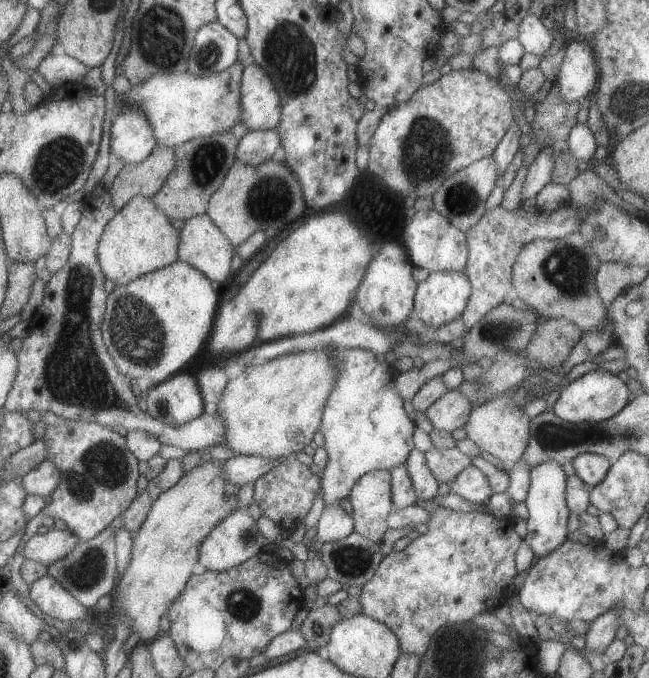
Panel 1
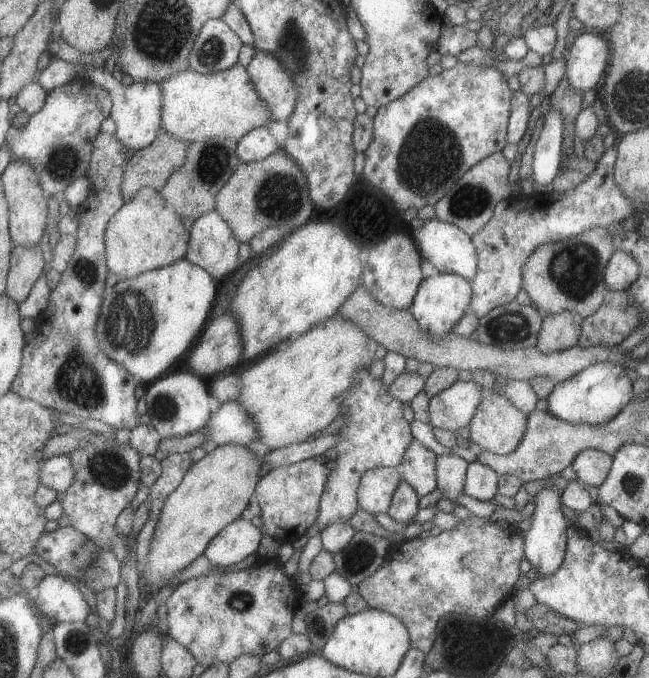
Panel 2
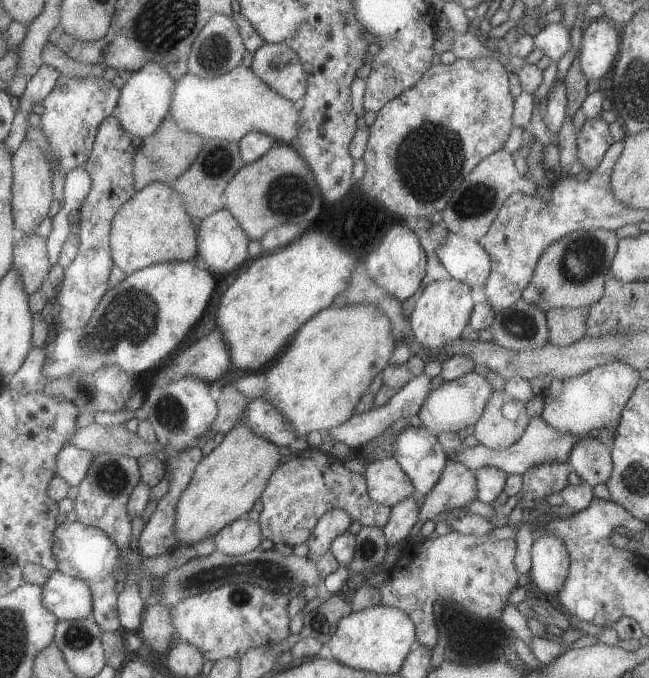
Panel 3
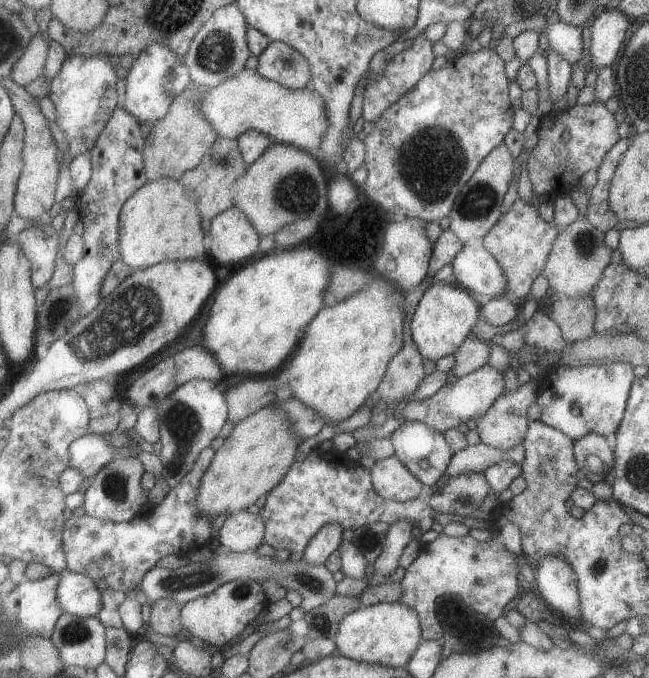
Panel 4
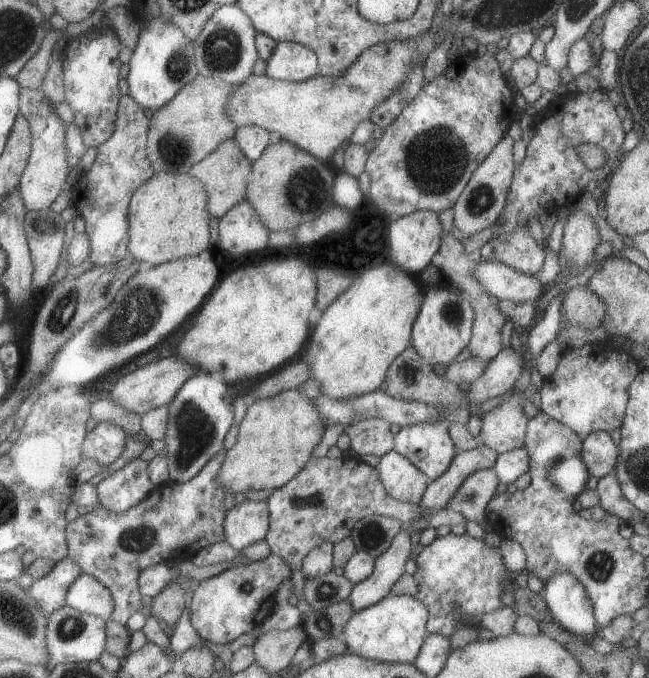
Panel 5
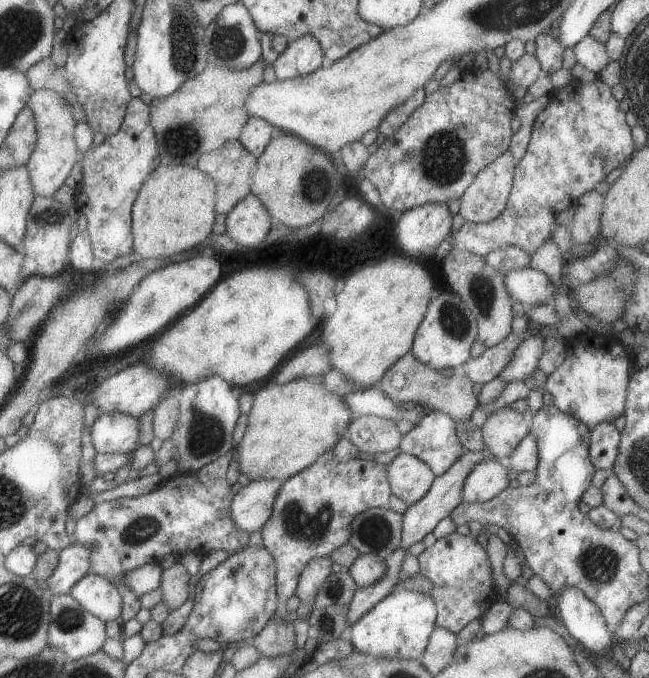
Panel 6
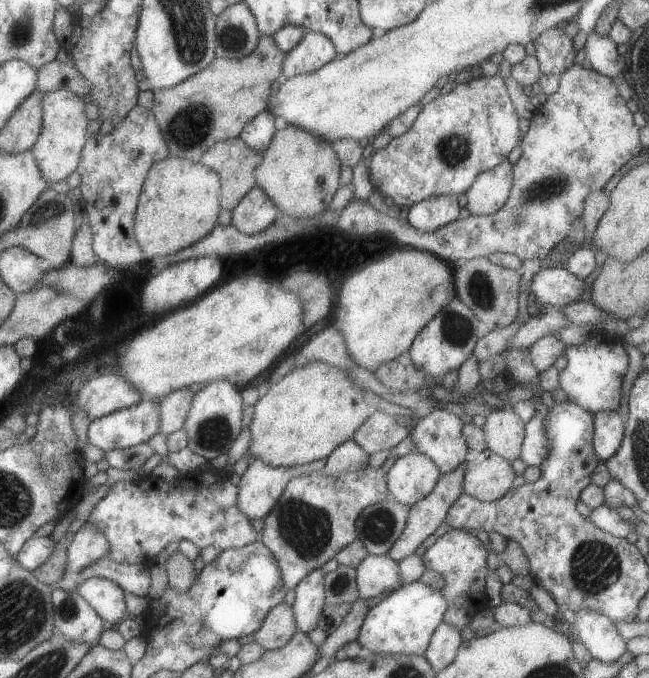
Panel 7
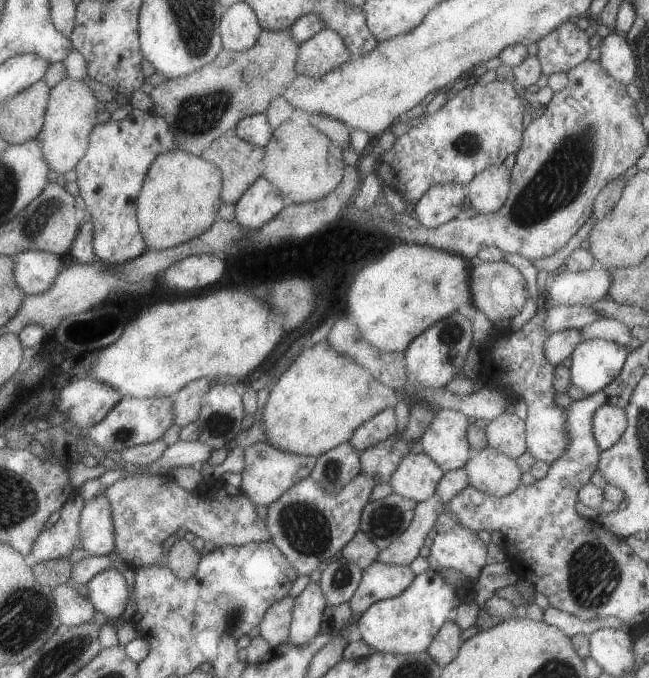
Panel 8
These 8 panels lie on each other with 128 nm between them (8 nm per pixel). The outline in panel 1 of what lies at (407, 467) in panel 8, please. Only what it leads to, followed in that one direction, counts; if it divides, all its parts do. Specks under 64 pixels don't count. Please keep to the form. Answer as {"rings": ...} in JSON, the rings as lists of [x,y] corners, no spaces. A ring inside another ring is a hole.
{"rings":[[[385,469],[366,472],[349,491],[354,531],[371,542],[381,543],[387,530],[387,515],[394,509],[390,497],[390,472]]]}

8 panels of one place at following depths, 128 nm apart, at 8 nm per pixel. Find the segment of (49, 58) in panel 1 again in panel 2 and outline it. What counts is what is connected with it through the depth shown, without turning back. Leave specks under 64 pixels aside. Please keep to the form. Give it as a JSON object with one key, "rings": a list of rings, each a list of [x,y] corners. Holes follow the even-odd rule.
{"rings":[[[51,57],[47,67],[38,72],[36,81],[46,93],[57,86],[63,86],[65,82],[75,78],[83,78],[89,80],[97,86],[101,86],[107,90],[107,94],[111,96],[110,118],[114,122],[114,136],[119,140],[119,144],[127,150],[141,150],[145,146],[149,146],[155,136],[159,134],[161,122],[161,86],[160,82],[133,82],[130,85],[123,85],[111,74],[107,74],[103,70],[102,65],[94,65],[94,63],[86,63],[79,61],[77,64],[69,64],[57,57]]]}

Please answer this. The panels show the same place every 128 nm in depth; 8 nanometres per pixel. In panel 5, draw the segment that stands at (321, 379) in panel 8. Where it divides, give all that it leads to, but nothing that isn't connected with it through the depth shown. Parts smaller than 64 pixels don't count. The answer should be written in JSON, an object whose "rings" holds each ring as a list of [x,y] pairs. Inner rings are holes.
{"rings":[[[293,388],[285,392],[269,396],[269,398],[255,398],[247,407],[243,420],[239,423],[239,430],[235,444],[226,449],[225,458],[217,472],[217,484],[223,491],[237,494],[243,493],[249,496],[250,491],[265,490],[265,488],[279,488],[288,480],[291,480],[299,470],[305,466],[305,462],[311,458],[311,452],[320,442],[325,426],[321,424],[321,416],[311,402],[311,398],[303,396],[299,388]]]}

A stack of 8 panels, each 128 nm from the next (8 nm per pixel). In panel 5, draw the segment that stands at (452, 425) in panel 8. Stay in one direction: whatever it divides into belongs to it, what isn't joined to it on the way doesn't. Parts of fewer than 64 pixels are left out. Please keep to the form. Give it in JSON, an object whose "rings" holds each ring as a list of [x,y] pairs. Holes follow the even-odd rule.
{"rings":[[[443,419],[401,427],[394,436],[392,449],[405,456],[419,472],[423,472],[429,478],[429,481],[447,470],[456,453],[455,444],[449,438],[448,423]]]}

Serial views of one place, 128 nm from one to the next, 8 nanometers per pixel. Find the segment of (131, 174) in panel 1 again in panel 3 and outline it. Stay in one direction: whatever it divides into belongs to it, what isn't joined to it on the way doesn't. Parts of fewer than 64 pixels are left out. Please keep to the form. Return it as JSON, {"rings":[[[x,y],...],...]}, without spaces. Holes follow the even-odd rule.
{"rings":[[[167,114],[157,130],[153,134],[145,136],[135,151],[132,170],[135,190],[137,191],[152,182],[163,182],[163,184],[172,186],[174,180],[177,180],[177,177],[193,164],[193,160],[197,158],[203,144],[205,144],[205,140],[201,136],[197,136],[189,130],[181,130],[175,124],[175,120],[171,118],[171,114]]]}

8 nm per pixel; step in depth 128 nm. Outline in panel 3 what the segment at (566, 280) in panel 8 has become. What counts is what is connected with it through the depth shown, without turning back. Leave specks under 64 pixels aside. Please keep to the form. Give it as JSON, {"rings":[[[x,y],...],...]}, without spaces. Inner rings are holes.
{"rings":[[[449,232],[445,238],[447,240],[441,246],[434,248],[436,259],[453,279],[477,293],[491,274],[487,252],[477,241],[469,238]]]}

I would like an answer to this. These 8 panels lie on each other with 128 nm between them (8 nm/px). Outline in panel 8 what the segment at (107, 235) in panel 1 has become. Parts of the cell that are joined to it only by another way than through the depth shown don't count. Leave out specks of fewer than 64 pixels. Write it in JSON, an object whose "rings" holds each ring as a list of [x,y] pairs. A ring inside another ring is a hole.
{"rings":[[[175,149],[156,156],[136,200],[137,224],[147,250],[170,249],[203,234],[217,218],[221,192],[220,168],[201,155]]]}

